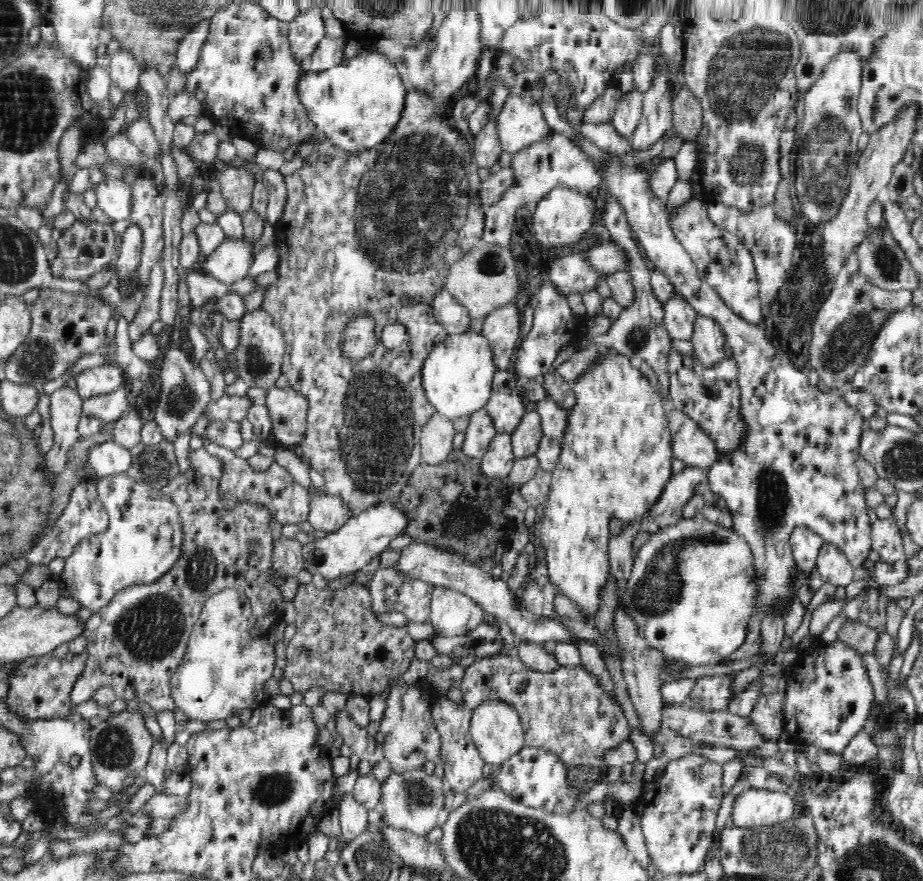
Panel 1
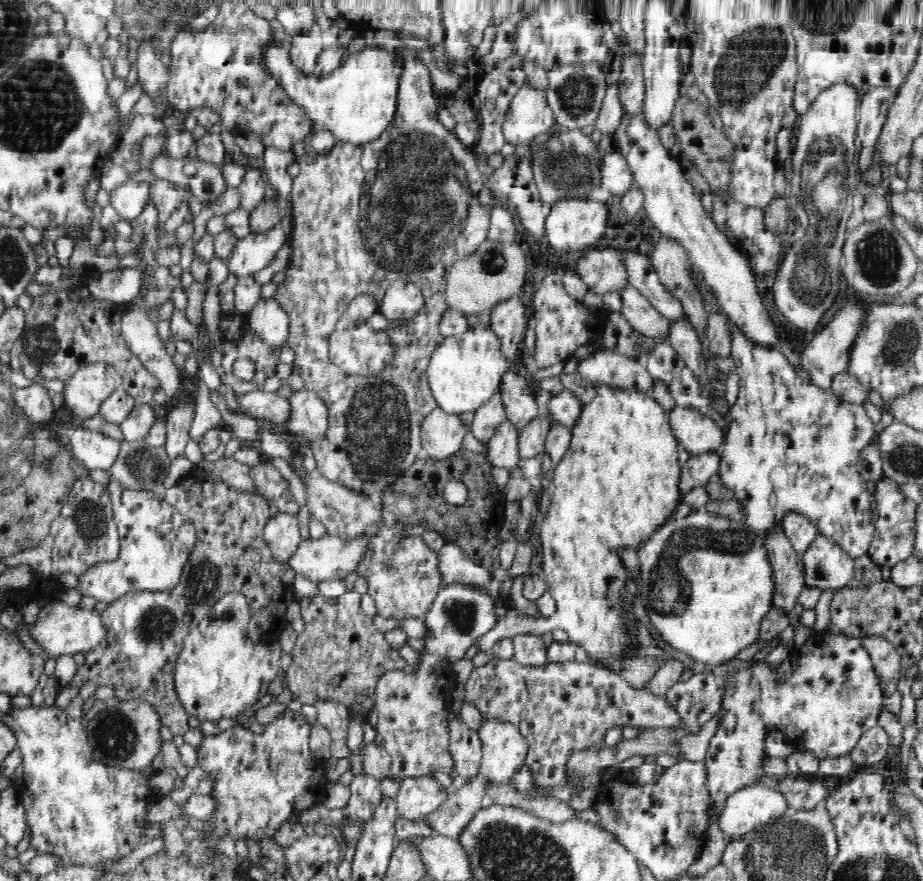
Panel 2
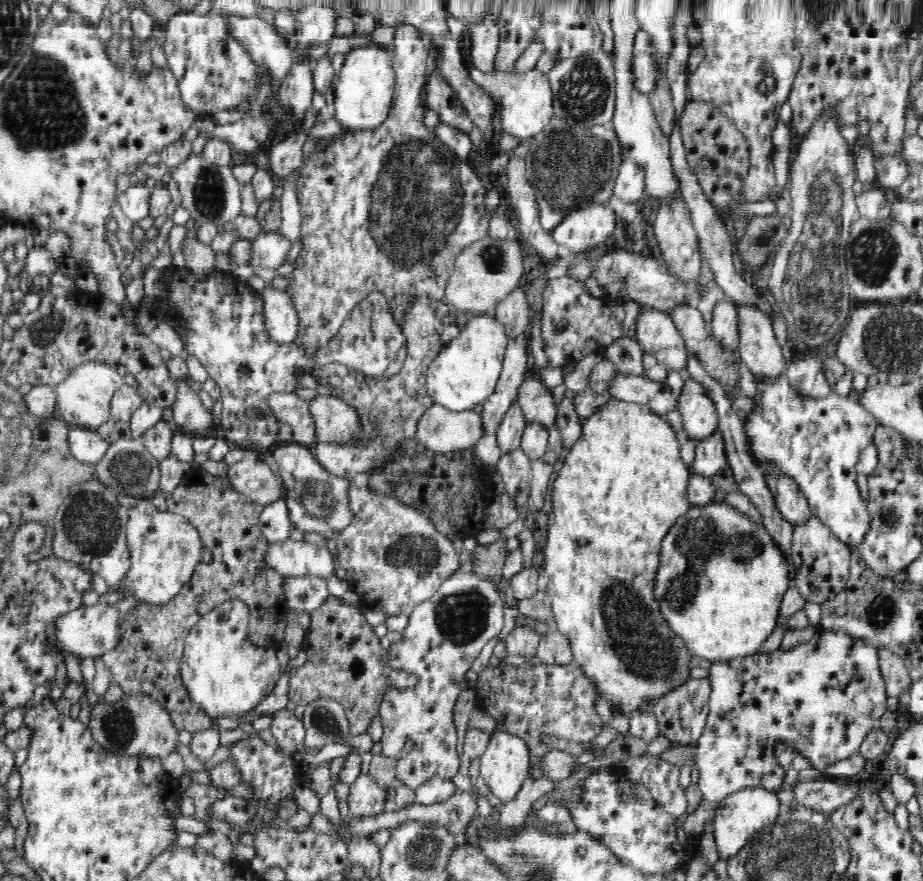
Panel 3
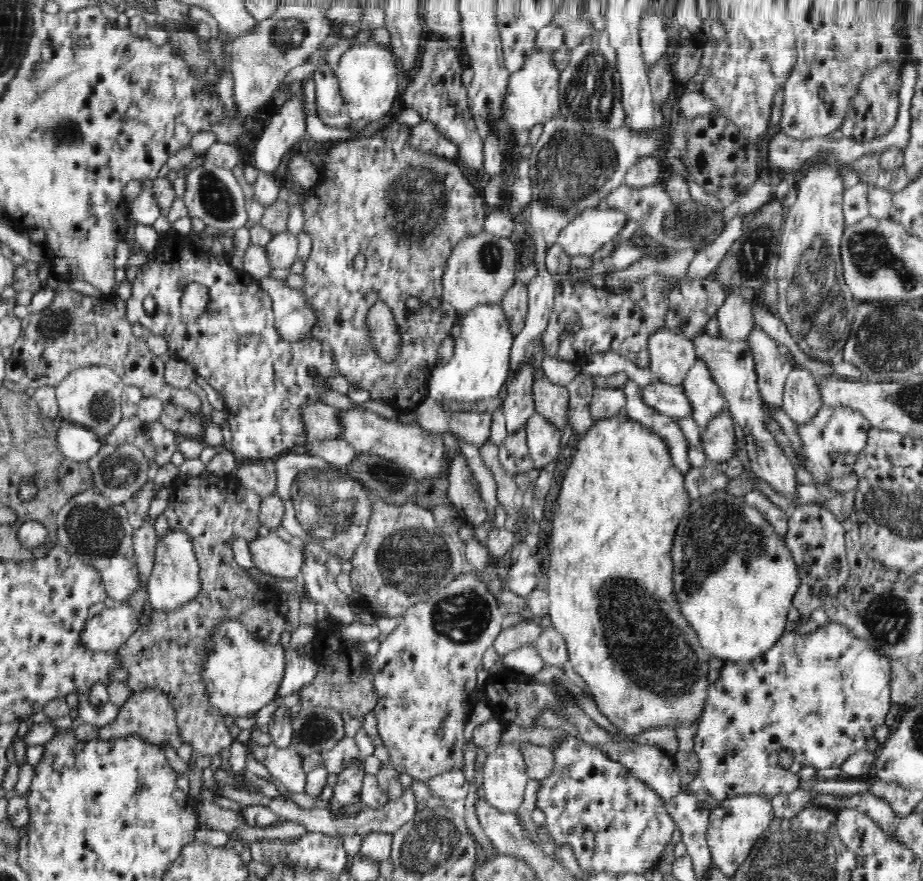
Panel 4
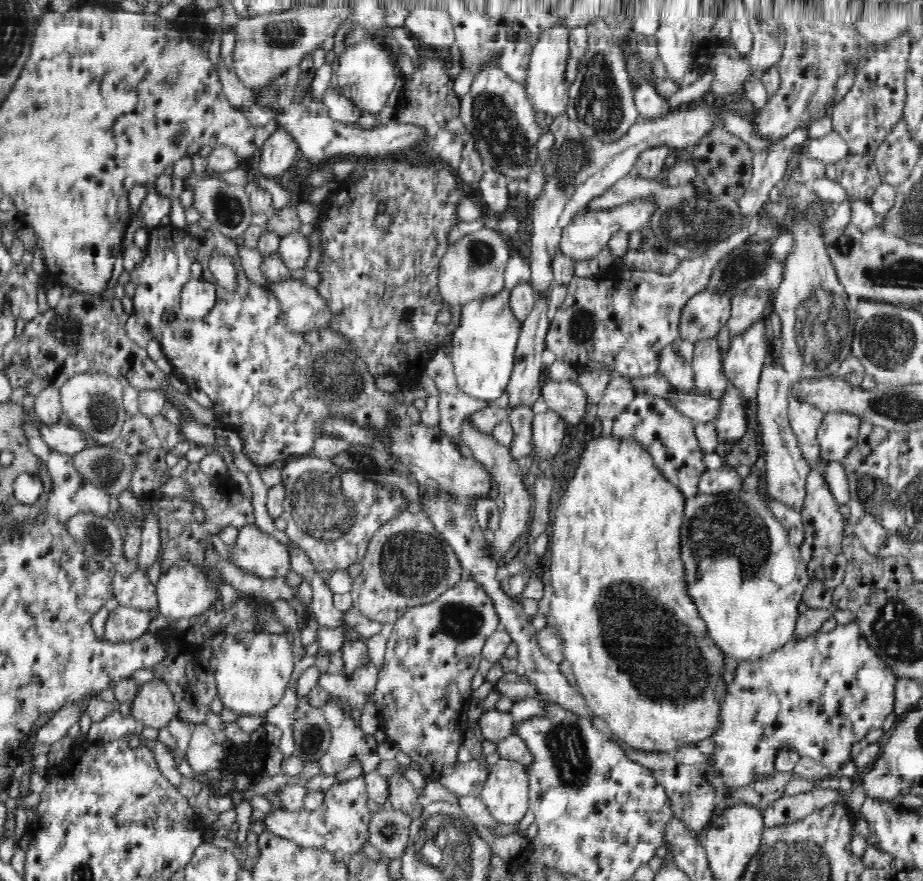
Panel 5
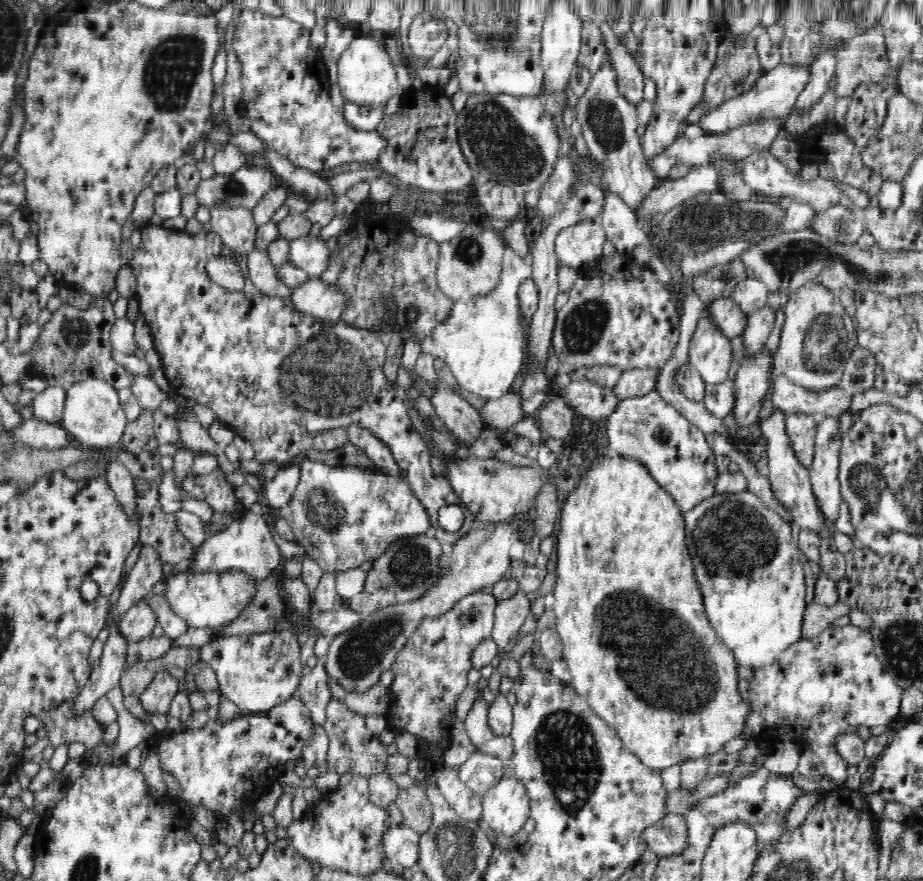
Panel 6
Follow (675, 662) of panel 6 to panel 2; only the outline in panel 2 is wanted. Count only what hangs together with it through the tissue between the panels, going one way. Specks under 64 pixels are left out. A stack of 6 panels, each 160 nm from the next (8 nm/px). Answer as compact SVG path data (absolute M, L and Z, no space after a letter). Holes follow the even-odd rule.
M596 384L594 387L594 397L588 404L582 405L582 412L578 416L578 420L570 429L571 437L568 450L559 460L554 470L554 496L548 512L540 524L540 540L542 544L542 560L543 572L547 590L550 590L552 597L556 599L556 612L546 620L546 626L542 630L528 630L528 624L524 628L518 628L518 635L538 635L550 634L554 629L564 630L568 632L569 638L574 645L582 646L588 653L588 656L594 658L604 666L608 666L611 670L617 670L618 660L621 652L627 647L628 637L626 637L625 620L621 620L619 616L619 600L623 582L625 581L625 567L622 559L618 555L618 548L638 548L642 541L645 541L660 526L666 524L666 518L670 516L676 507L681 504L680 491L678 491L678 480L681 466L678 463L677 440L670 429L668 423L667 412L660 406L660 403L645 392L633 390L633 388L616 388L611 384Z

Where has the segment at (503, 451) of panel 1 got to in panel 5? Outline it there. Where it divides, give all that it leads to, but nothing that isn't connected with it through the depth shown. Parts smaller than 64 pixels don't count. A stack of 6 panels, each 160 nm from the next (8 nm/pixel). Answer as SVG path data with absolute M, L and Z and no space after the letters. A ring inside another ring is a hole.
M539 298L535 302L535 307L528 314L526 322L522 322L519 332L517 347L515 351L515 364L512 374L506 386L506 394L508 394L508 412L516 411L517 409L532 409L536 404L536 400L540 400L541 386L540 376L544 372L542 354L546 348L545 336L548 332L548 299Z

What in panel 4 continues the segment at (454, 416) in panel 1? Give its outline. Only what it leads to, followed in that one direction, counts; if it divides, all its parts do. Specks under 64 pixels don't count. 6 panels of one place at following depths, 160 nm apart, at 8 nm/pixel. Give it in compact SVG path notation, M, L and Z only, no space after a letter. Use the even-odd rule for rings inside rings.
M482 304L460 317L460 335L450 362L436 364L427 381L428 397L449 402L472 402L497 397L510 370L510 347L514 335L510 332L500 304Z

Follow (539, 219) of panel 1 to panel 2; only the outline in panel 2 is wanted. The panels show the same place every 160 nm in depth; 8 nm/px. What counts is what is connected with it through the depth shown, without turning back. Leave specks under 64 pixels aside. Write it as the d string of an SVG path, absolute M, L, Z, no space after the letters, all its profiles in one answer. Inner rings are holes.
M599 186L592 190L586 197L566 197L558 199L550 206L550 212L546 215L543 237L552 248L570 248L570 250L582 250L588 244L602 238L606 228L608 207L606 203L613 196L606 188Z

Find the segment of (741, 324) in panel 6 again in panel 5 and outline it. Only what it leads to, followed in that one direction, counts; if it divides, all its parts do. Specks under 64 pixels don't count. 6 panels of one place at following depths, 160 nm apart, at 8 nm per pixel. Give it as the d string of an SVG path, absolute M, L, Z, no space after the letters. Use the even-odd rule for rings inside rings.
M704 288L693 294L681 308L680 337L691 344L712 339L729 317L731 296Z

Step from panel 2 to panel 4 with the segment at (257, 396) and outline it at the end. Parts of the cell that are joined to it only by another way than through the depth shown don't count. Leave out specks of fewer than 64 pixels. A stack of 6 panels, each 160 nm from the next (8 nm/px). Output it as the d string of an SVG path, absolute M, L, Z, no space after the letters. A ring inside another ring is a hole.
M322 400L304 404L300 408L300 421L306 431L305 440L308 446L316 440L338 440L342 429L336 416L338 409L328 406Z

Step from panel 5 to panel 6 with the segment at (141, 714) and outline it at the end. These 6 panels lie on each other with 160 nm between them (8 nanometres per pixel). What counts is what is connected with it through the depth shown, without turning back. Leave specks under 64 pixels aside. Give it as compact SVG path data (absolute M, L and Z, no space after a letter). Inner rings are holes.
M158 671L140 693L139 700L148 716L168 716L170 702L178 692L178 681L168 672Z

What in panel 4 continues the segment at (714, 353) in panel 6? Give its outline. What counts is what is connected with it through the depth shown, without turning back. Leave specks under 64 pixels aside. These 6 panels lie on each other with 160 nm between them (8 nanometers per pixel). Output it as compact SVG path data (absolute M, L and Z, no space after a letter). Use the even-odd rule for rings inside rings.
M702 361L692 366L681 386L684 388L684 397L692 407L692 421L701 431L726 410L722 392L712 381L712 375Z

